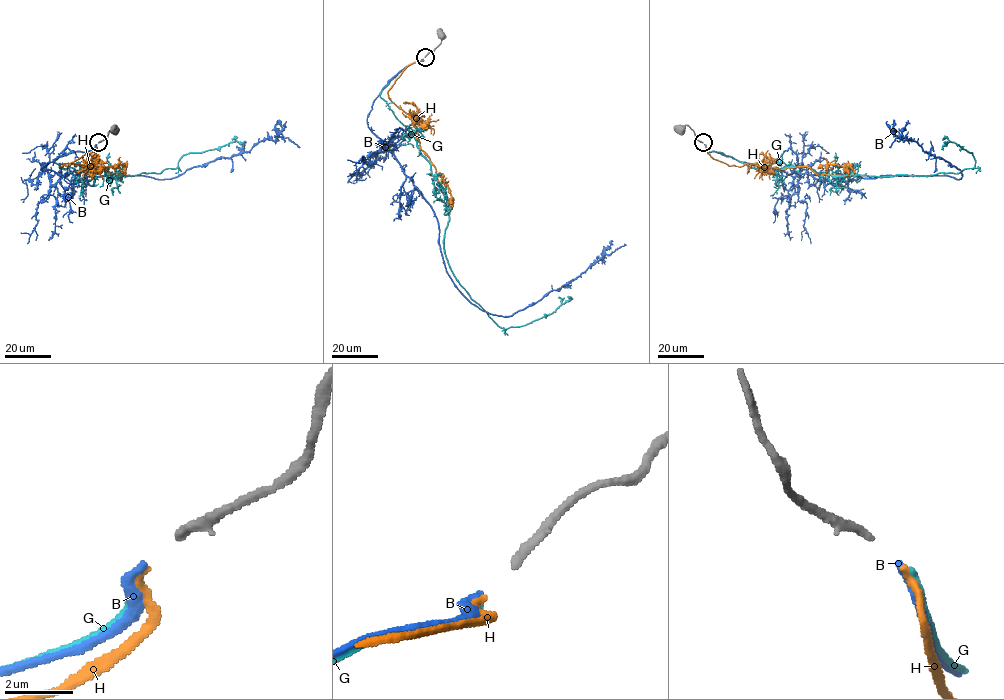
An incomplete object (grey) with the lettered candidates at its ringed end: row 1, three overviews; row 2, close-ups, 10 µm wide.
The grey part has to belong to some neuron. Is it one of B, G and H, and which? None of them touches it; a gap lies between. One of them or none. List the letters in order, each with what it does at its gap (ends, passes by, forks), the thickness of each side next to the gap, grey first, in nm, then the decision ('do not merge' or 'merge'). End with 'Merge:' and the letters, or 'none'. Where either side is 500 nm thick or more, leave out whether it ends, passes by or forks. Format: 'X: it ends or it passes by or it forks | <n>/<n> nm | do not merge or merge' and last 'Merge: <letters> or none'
B: it ends | 240/240 nm | merge
G: it ends | 240/200 nm | do not merge
H: it ends | 240/240 nm | do not merge
Merge: B

